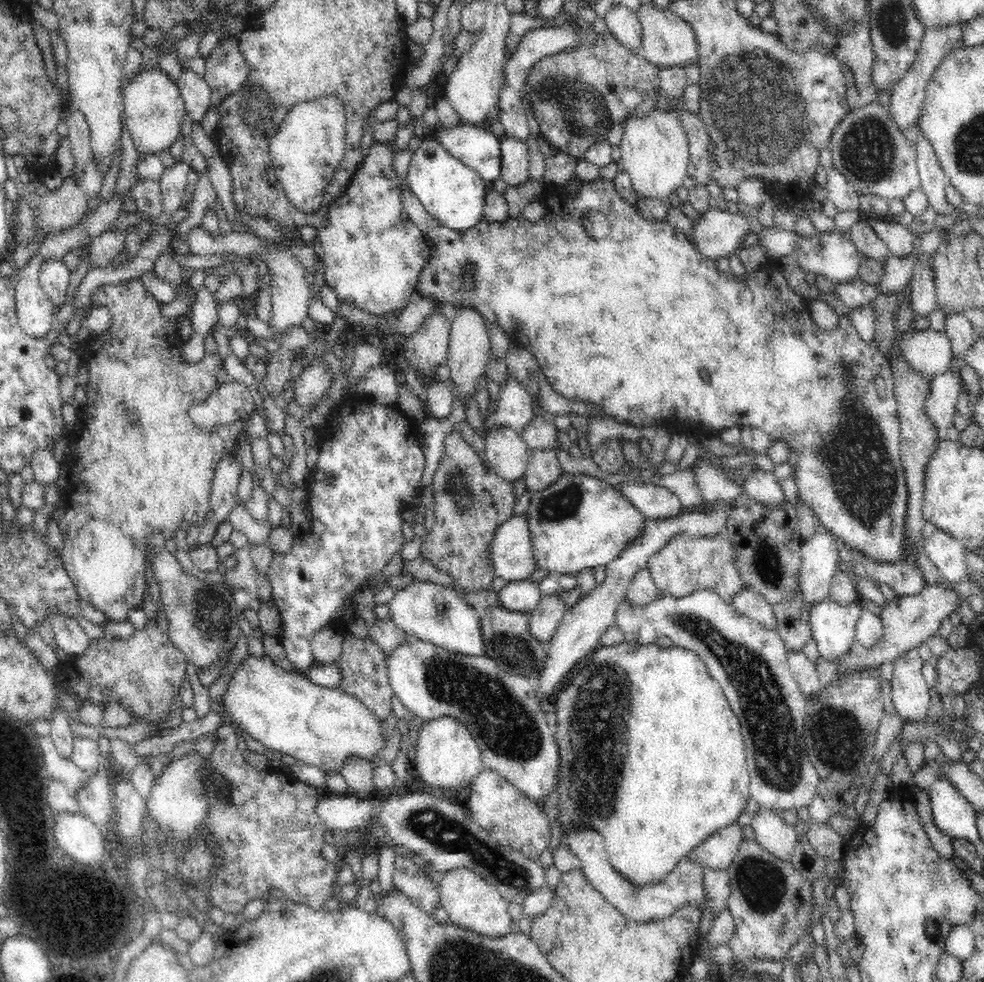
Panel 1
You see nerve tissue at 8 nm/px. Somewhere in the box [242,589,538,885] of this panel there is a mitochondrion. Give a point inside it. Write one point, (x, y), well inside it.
(499, 648)

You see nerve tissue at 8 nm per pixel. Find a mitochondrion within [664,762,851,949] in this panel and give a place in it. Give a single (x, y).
(760, 885)

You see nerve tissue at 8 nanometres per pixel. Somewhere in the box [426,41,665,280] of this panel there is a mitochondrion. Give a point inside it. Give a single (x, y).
(583, 115)

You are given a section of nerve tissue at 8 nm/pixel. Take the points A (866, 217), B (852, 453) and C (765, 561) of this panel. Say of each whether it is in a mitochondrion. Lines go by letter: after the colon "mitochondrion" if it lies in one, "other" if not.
A: other
B: mitochondrion
C: mitochondrion

